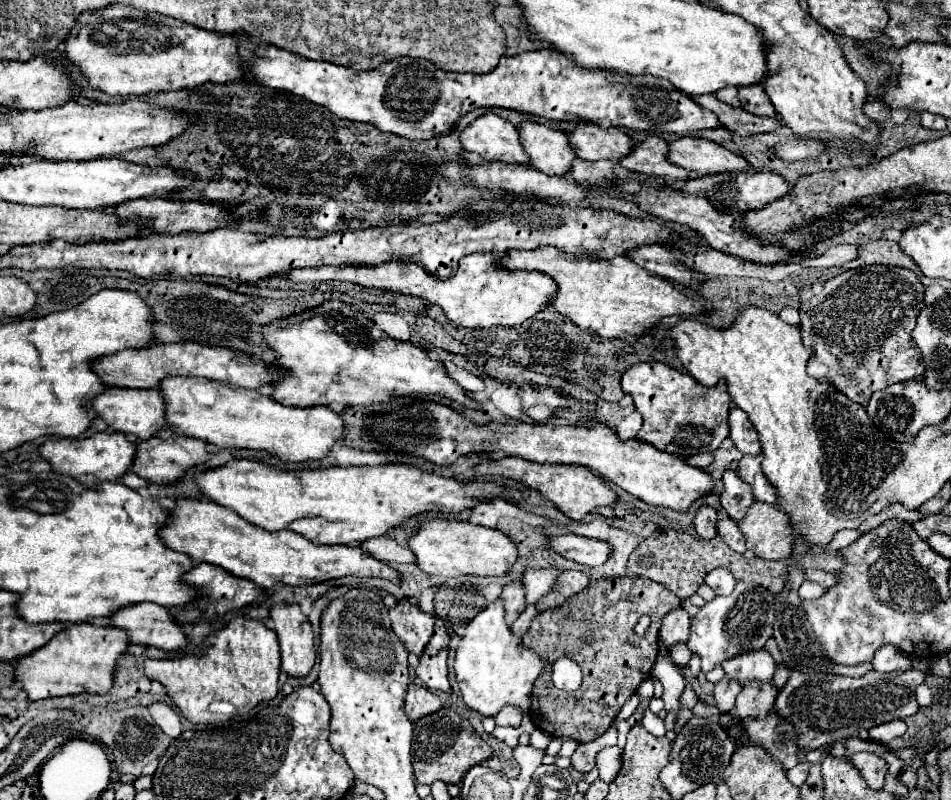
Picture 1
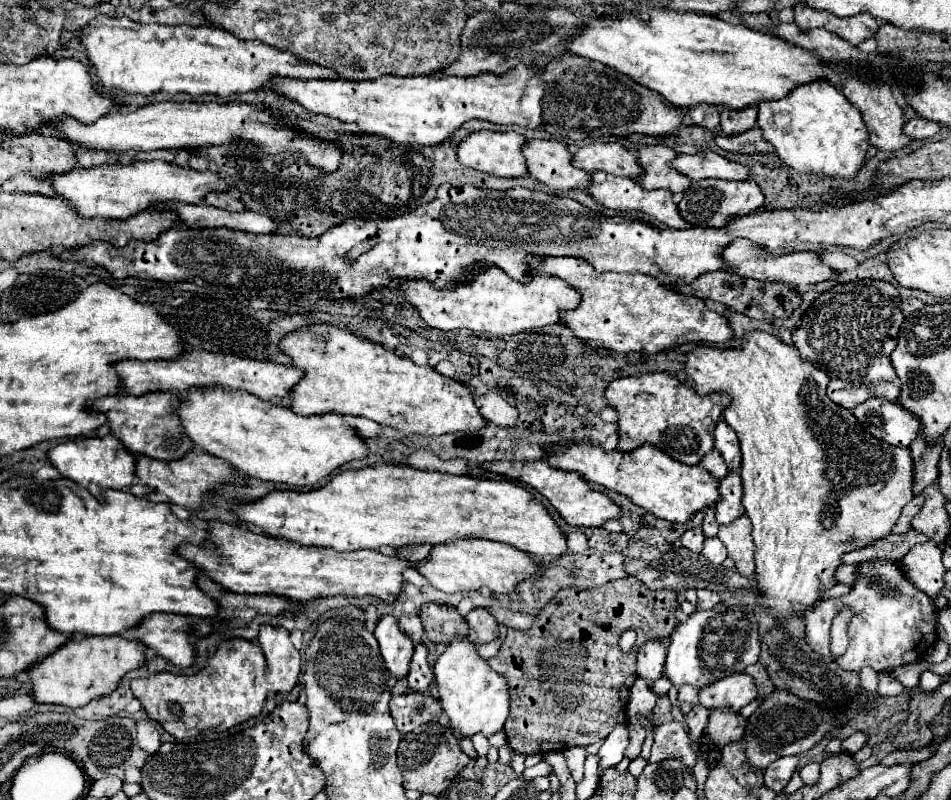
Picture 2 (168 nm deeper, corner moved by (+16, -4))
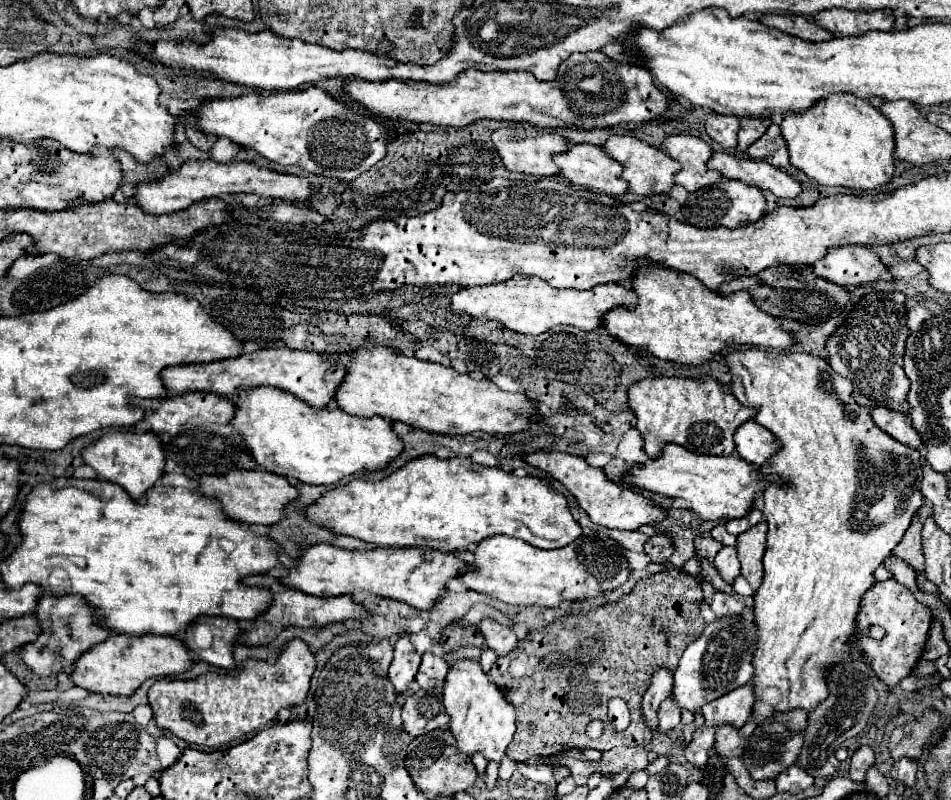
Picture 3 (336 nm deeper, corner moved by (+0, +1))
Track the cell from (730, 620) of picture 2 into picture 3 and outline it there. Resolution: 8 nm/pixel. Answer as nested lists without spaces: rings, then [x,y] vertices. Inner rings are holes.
[[[746,608],[740,616],[718,618],[712,624],[706,624],[704,632],[686,648],[680,658],[678,668],[674,670],[674,690],[680,708],[690,712],[700,710],[706,702],[724,696],[726,692],[744,686],[752,680],[752,654],[756,652],[756,622],[752,610]]]

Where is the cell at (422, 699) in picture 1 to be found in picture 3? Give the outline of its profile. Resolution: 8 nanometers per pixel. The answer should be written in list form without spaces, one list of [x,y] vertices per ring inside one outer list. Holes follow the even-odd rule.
[[[416,692],[416,694],[408,696],[406,704],[404,704],[404,710],[402,710],[402,720],[404,720],[404,728],[408,730],[410,736],[420,736],[420,734],[424,734],[424,730],[448,728],[446,714],[444,714],[444,720],[442,720],[442,714],[436,714],[436,718],[430,718],[430,712],[434,712],[434,710],[430,710],[430,704],[424,708],[420,704],[422,698],[428,700],[428,702],[432,698],[436,698],[436,712],[440,712],[440,700],[438,700],[438,696],[434,696],[430,692]],[[422,714],[428,716],[428,718],[422,718]]]

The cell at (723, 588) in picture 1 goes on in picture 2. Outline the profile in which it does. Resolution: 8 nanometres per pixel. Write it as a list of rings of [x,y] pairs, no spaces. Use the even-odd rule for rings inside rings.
[[[698,589],[698,609],[710,609],[720,603],[720,595],[710,591],[710,589]]]

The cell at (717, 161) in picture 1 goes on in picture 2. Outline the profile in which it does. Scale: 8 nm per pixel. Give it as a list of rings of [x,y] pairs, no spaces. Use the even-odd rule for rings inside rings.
[[[700,151],[696,155],[678,155],[672,161],[672,167],[676,167],[680,173],[688,175],[690,179],[732,179],[732,181],[746,181],[750,177],[750,169],[742,163],[728,161],[726,157],[714,153],[714,151]]]

